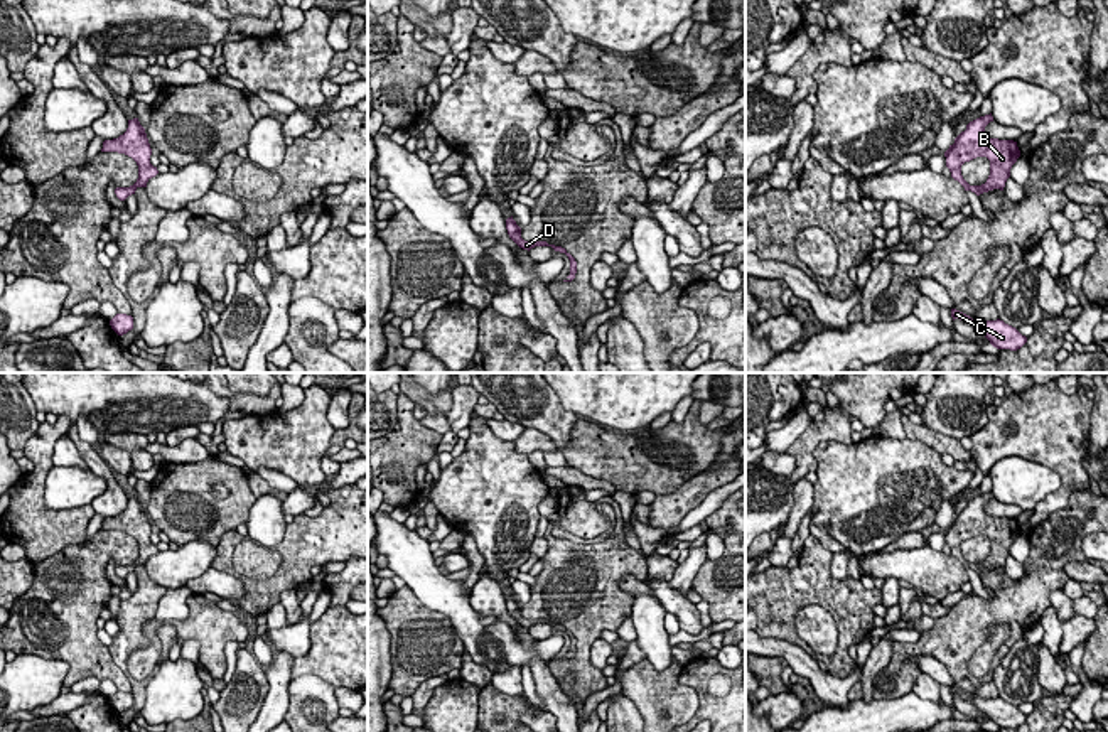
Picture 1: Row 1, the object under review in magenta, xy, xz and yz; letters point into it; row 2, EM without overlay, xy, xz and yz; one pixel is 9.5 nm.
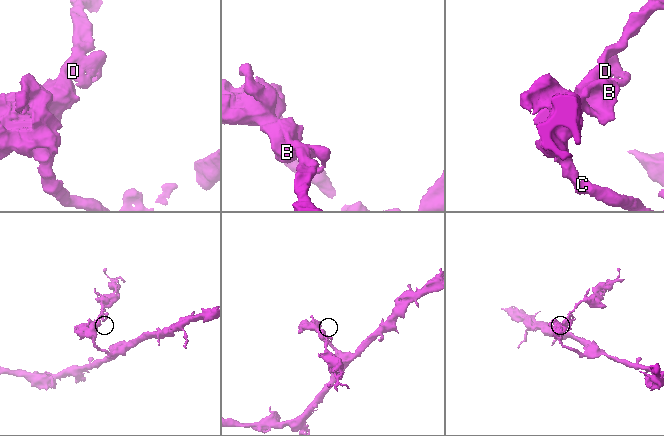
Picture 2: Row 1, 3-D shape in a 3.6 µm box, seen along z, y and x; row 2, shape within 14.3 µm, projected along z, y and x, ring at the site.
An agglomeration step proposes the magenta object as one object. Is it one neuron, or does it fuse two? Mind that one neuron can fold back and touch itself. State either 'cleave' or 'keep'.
keep

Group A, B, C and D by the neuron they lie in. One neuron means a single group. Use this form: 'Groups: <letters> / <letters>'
Groups: A B C D

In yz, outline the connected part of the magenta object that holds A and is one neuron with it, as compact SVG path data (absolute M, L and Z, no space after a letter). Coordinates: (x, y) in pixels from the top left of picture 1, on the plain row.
M951 686L951 695L960 697L963 700L971 700L978 712L983 712L990 722L997 727L1010 727L1017 729L1020 727L1025 720L1027 715L1022 713L1015 705L1005 702L1003 698L982 698L978 695L970 695L956 686Z

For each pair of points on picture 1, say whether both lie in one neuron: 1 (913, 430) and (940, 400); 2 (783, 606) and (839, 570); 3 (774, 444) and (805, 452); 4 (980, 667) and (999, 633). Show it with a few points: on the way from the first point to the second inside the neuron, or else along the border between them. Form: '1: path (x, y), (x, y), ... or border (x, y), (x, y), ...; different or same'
1: border (921, 424), (960, 439); different
2: border (832, 554), (832, 574), (844, 581); different
3: border (813, 420), (786, 451); different
4: path (982, 658), (994, 641); same

